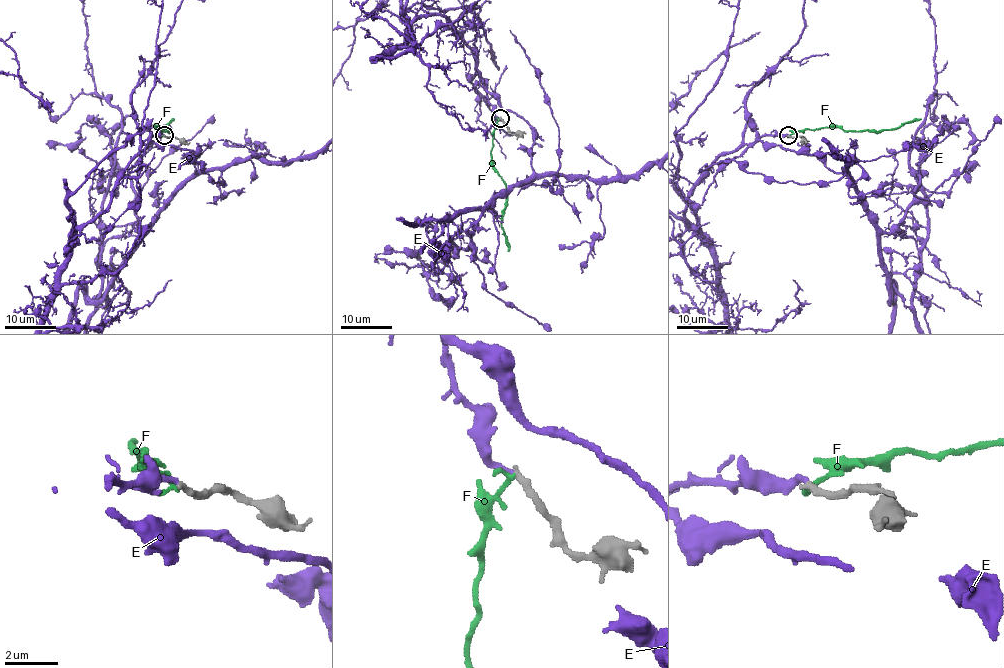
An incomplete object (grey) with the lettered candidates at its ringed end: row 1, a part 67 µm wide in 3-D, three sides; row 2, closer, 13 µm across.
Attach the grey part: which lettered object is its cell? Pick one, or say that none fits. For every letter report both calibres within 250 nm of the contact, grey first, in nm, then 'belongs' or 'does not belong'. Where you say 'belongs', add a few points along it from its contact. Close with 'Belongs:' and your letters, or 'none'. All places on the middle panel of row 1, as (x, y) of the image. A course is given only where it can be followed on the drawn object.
E: 280/220 nm | belongs
F: 300/180 nm | does not belong
Belongs: E

